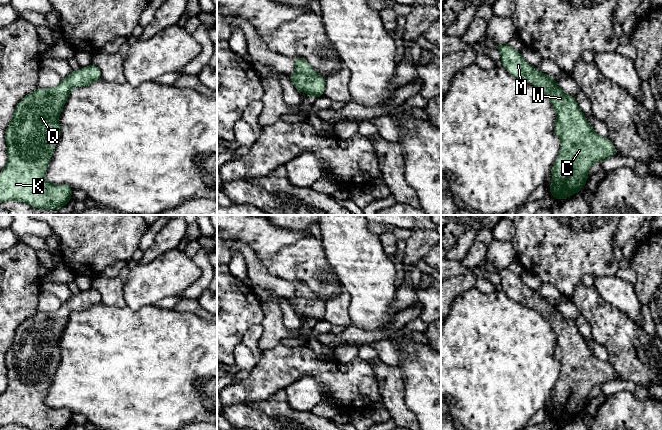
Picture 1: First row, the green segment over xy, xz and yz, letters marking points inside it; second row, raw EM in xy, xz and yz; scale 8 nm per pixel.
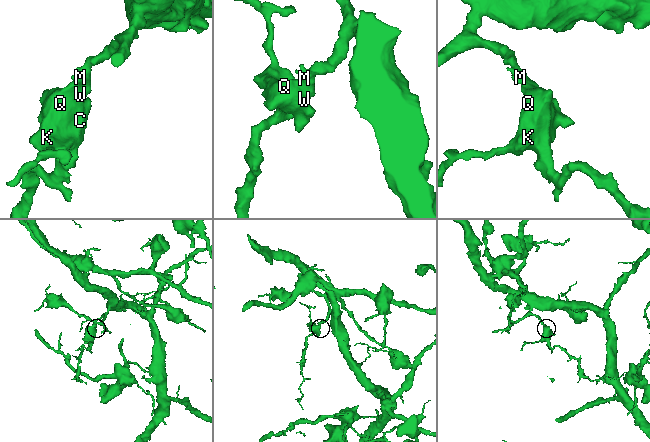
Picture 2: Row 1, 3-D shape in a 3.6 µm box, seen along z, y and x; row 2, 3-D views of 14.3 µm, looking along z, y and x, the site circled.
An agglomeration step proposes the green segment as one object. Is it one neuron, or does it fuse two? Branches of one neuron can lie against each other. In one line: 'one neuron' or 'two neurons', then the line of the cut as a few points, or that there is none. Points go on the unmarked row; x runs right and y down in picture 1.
one neuron; no cut

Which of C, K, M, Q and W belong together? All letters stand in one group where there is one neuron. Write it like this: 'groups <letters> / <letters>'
groups C K M Q W

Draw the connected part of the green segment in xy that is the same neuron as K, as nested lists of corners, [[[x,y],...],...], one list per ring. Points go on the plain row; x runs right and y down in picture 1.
[[[91,287],[88,291],[80,292],[77,295],[71,295],[68,300],[61,302],[57,310],[47,313],[37,311],[19,325],[5,356],[8,385],[6,390],[0,395],[0,426],[19,424],[25,426],[29,430],[65,430],[72,424],[71,419],[73,413],[70,409],[51,408],[45,404],[44,399],[51,379],[60,362],[58,341],[63,334],[72,312],[91,309],[100,302],[102,302],[100,293],[95,288]]]

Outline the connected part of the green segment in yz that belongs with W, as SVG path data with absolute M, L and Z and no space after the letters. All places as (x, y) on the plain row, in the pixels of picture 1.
M508 268L495 271L501 277L502 291L510 299L539 311L555 334L554 357L560 363L560 375L550 395L550 419L562 424L579 417L585 411L593 387L617 380L614 368L594 355L575 321L562 315L555 303L530 290Z

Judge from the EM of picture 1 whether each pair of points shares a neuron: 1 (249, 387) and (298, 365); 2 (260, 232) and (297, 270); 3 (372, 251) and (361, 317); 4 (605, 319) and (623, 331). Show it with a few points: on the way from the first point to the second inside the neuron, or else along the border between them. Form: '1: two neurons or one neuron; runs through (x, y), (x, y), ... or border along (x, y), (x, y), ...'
1: one neuron; runs through (261, 382), (277, 368), (286, 365)
2: one neuron; runs through (269, 241), (289, 261)
3: one neuron; runs through (369, 267), (369, 301)
4: one neuron; runs through (609, 323), (619, 331)

